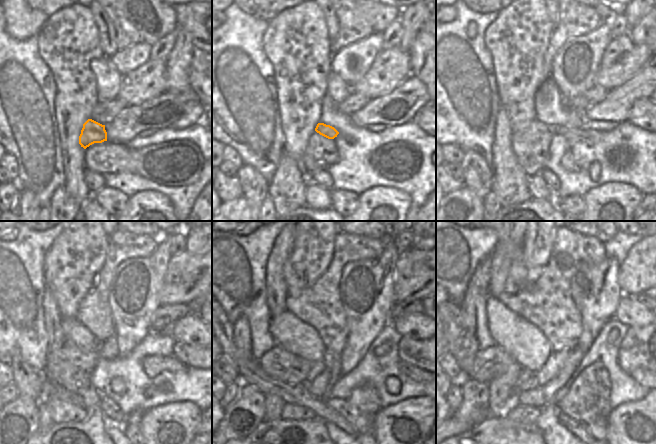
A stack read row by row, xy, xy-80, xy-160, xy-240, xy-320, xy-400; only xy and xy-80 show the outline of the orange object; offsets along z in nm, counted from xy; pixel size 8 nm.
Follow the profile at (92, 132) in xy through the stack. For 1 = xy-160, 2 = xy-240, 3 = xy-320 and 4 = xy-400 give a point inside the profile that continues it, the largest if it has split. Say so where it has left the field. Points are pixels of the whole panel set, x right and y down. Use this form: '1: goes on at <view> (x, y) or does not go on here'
1: goes on at xy-160 (590, 136)
2: goes on at xy-240 (152, 365)
3: goes on at xy-320 (413, 372)
4: goes on at xy-400 (639, 375)

